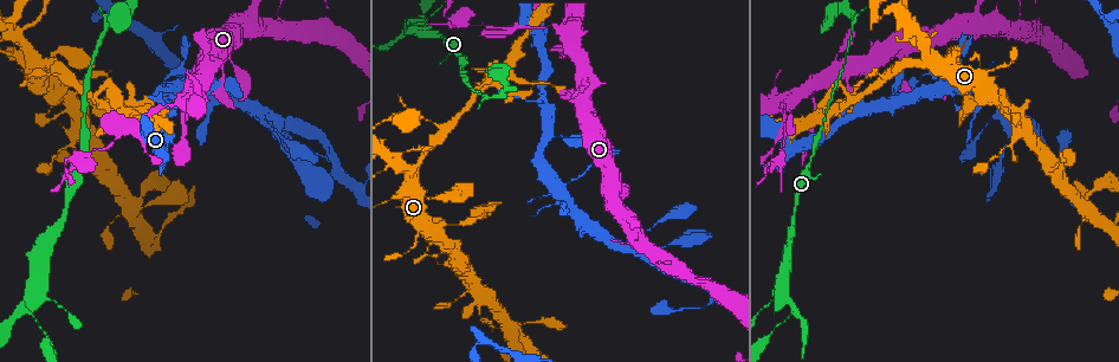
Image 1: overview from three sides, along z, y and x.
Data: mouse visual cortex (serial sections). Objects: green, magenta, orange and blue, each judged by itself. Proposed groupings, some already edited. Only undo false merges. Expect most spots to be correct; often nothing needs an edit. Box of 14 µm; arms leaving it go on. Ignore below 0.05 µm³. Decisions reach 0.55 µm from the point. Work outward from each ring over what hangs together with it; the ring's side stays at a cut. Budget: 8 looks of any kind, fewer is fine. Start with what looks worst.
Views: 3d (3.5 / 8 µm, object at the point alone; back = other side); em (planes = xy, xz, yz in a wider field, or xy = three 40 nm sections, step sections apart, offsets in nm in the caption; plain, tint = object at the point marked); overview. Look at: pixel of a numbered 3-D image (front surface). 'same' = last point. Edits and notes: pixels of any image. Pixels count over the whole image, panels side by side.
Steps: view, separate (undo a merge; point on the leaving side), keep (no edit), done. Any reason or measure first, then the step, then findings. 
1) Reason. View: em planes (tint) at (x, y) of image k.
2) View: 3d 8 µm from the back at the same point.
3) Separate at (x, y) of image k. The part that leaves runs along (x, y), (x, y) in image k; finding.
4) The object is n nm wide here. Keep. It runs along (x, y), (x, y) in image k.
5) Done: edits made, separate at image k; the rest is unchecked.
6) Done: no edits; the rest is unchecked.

Arms part here. View: 3d 3.5 µm at (400, 36) of image 1.

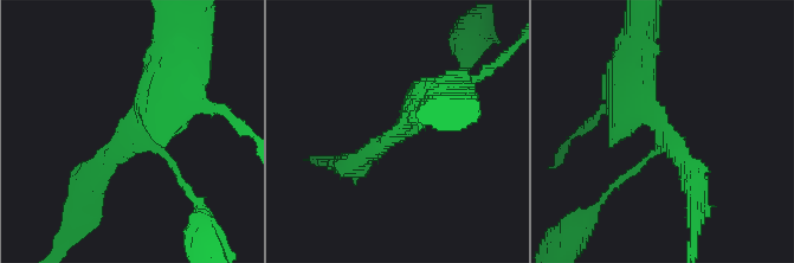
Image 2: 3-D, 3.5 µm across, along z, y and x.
Keep. It runs along (633, 66), (660, 143), (621, 180) in image 2; all the same cell.

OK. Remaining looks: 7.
View: 3d 3.5 µm from the back at (874, 16) of image 1.

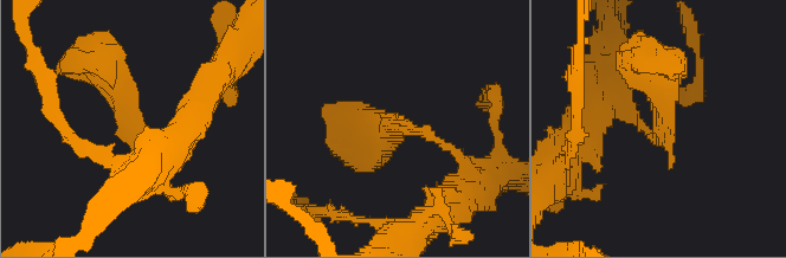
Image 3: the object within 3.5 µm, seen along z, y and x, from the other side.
Need the tissue. View: em xy step 2 (tint) at (136, 127) of image 3.

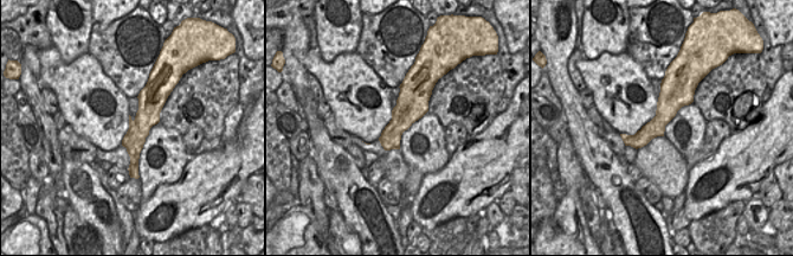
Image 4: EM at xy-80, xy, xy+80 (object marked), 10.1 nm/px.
Keep. It runs along (153, 77), (135, 174) in image 4; one cell here.

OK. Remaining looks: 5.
Thin arm on a thick one. View: 3d 3.5 µm at (811, 93) of image 1.

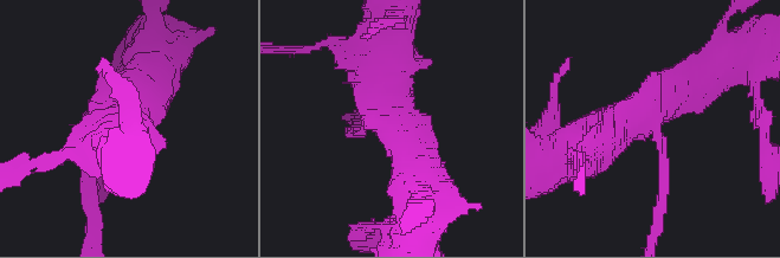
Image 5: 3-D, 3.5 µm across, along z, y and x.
3 arms meet here; the arms are 150, 600, 700 nm wide; now the EM. View: em xy step 2 (plain) at (651, 125) of image 5.

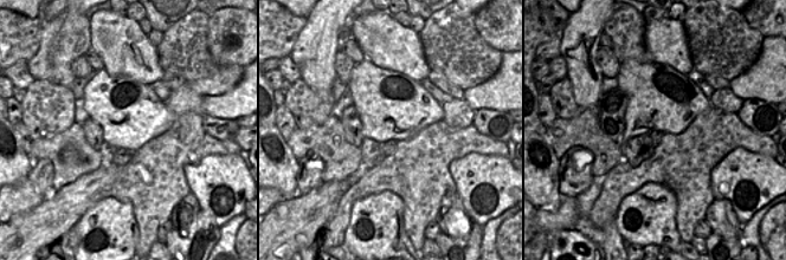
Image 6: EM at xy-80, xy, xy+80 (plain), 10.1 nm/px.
Where the object lies. View: em xy step 2 (tint) at the same point.

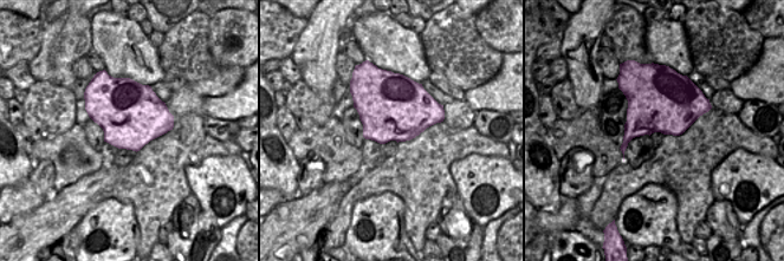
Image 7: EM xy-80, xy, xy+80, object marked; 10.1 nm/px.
Keep. It runs along (702, 76), (584, 149) in image 5; all the same cell.

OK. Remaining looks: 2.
Done: no edits; the rest is unchecked.

